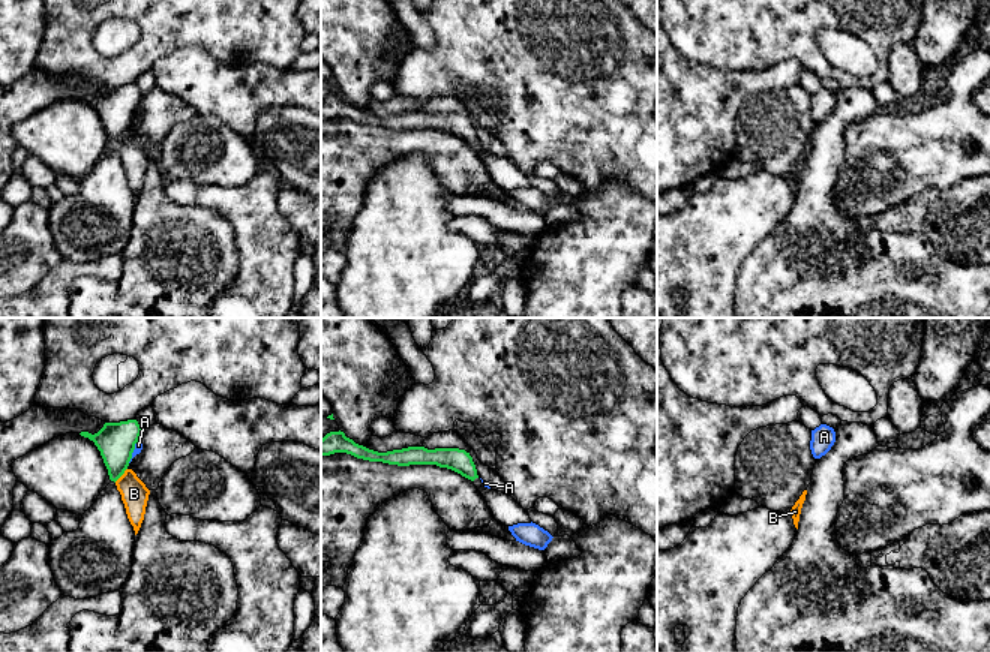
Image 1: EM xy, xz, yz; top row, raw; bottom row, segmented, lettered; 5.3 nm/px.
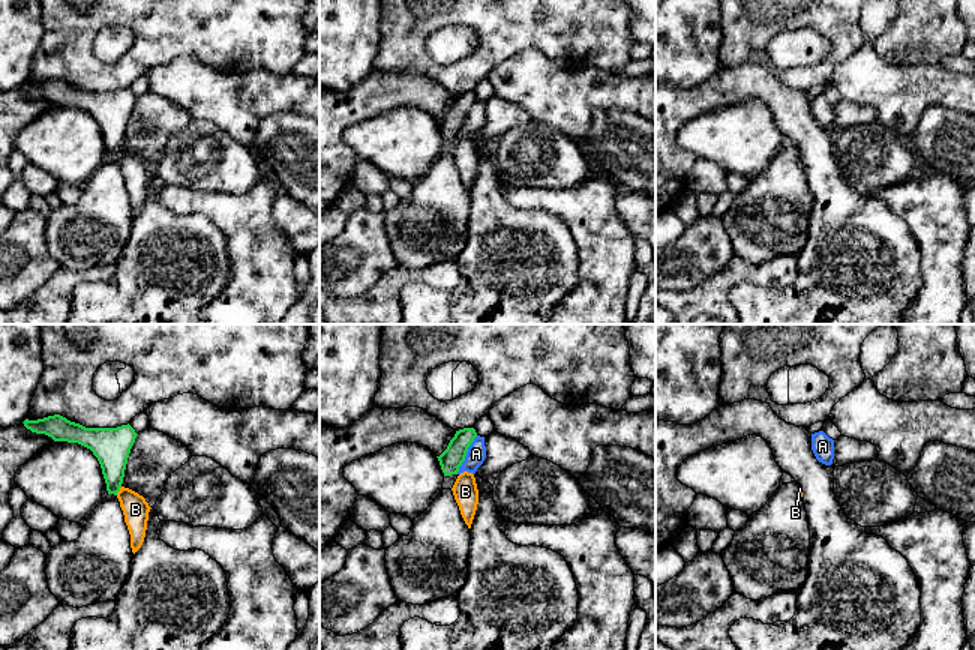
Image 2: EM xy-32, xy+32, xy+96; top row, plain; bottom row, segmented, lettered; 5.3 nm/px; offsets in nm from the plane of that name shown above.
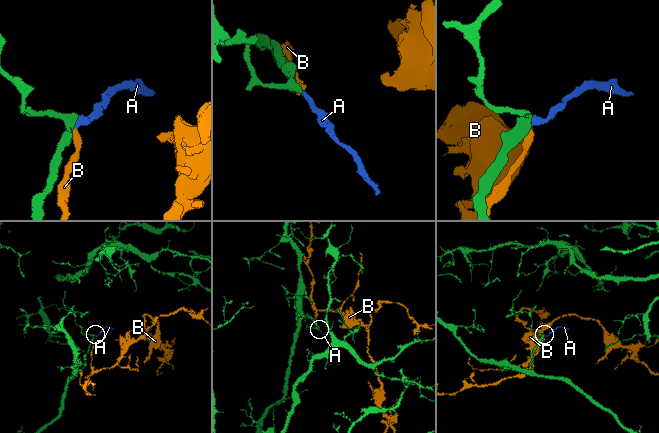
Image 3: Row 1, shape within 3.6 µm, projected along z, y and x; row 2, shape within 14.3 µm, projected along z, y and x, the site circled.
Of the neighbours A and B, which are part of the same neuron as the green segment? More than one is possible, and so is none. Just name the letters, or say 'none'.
none

